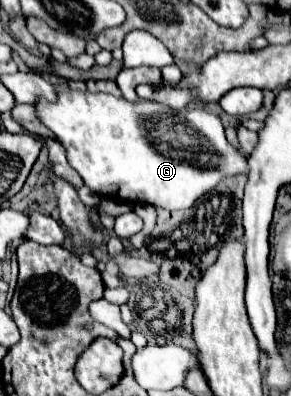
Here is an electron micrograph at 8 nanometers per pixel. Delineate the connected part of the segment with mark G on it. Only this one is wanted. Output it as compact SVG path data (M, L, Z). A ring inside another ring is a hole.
M71 89L61 91L57 103L39 99L35 109L43 125L49 127L57 135L57 141L65 147L69 165L83 177L91 191L103 197L119 197L121 201L129 203L147 203L157 209L189 209L199 197L213 191L227 175L247 171L247 155L227 143L219 117L203 109L191 109L181 111L181 115L173 115L169 107L153 101L129 103L123 97L117 99L105 93L81 93Z

